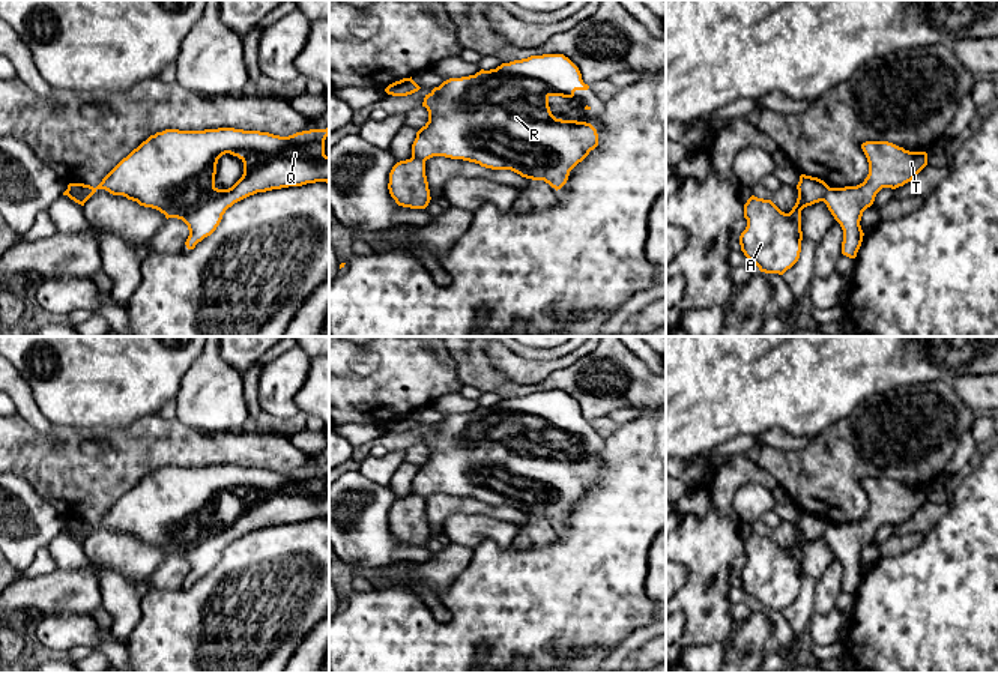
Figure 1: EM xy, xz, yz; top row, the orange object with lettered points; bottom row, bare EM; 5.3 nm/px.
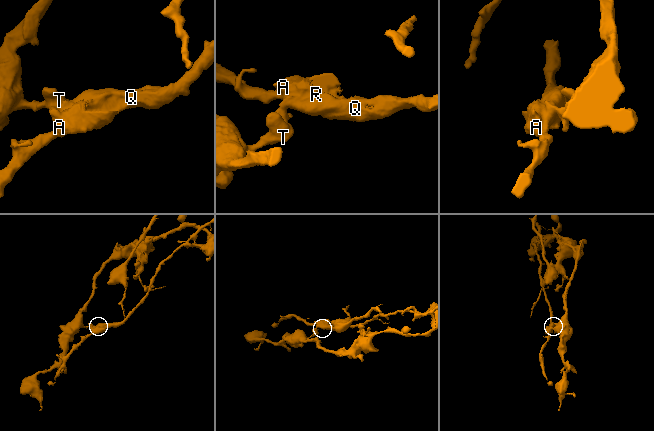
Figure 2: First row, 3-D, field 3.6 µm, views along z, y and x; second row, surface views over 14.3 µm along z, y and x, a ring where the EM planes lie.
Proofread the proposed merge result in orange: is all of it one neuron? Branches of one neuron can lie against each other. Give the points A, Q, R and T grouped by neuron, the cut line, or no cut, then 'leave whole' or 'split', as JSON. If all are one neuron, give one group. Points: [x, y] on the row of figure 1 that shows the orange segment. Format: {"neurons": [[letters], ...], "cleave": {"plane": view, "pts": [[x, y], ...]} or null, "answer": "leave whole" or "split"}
{"neurons": [["A", "Q", "R"], ["T"]], "cleave": {"plane": "xy", "pts": [[68, 188], [86, 200]]}, "answer": "split"}

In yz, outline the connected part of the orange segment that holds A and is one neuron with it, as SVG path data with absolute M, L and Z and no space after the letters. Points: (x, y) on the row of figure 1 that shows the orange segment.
M801 174L797 185L798 198L789 213L782 212L771 200L752 195L744 204L747 227L739 236L739 245L750 264L756 264L761 272L783 275L800 258L801 252L801 210L815 203L824 201L828 185L812 176Z

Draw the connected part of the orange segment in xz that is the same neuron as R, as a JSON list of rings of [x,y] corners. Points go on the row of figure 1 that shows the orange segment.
[[[564,54],[531,56],[475,75],[449,78],[424,98],[428,122],[416,132],[412,158],[445,156],[511,170],[526,179],[544,180],[558,191],[570,171],[598,146],[598,134],[591,123],[556,119],[549,98],[573,98],[576,90],[588,89],[579,68]]]

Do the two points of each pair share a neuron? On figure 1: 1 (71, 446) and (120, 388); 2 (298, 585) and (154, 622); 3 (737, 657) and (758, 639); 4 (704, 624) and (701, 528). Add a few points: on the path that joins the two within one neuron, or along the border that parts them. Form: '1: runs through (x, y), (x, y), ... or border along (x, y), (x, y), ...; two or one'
1: border along (54, 424), (66, 427), (123, 427); two
2: runs through (262, 600), (239, 622), (190, 622); one
3: runs through (741, 654), (753, 642); one
4: runs through (702, 600), (702, 552); one

